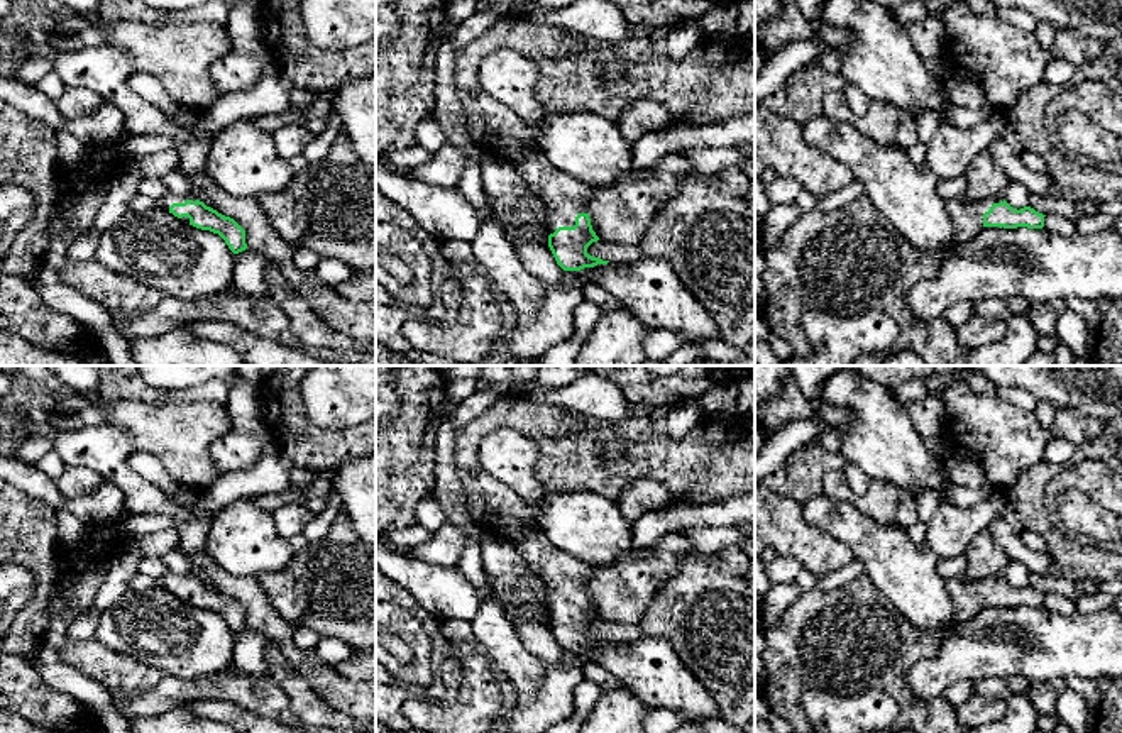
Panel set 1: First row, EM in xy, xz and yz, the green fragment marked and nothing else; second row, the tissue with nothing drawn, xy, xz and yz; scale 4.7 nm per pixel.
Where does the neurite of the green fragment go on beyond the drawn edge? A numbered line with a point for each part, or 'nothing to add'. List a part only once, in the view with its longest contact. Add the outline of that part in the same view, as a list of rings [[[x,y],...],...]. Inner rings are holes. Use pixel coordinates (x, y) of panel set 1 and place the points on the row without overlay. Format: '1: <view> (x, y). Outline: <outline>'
1: xz (562, 576). Outline: [[[531,533],[526,540],[513,540],[511,545],[518,557],[538,572],[548,613],[558,606],[574,606],[575,596],[587,592],[594,567],[562,552],[545,535]]]

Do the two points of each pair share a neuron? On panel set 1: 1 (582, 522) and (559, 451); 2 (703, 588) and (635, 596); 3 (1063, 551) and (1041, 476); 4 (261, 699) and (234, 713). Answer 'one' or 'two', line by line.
1: two
2: two
3: one
4: two

